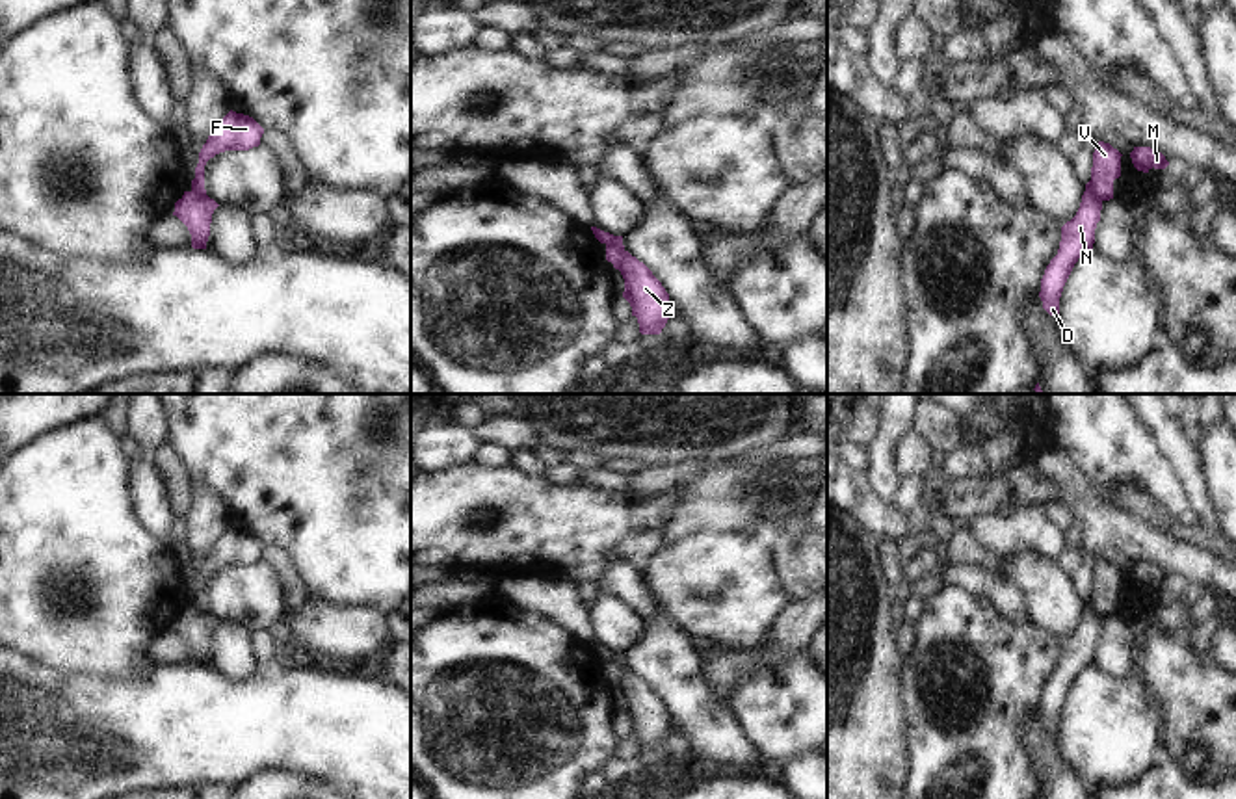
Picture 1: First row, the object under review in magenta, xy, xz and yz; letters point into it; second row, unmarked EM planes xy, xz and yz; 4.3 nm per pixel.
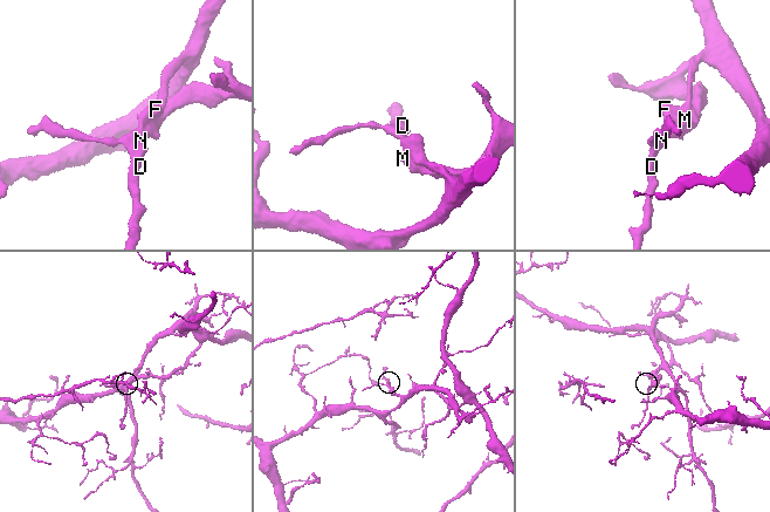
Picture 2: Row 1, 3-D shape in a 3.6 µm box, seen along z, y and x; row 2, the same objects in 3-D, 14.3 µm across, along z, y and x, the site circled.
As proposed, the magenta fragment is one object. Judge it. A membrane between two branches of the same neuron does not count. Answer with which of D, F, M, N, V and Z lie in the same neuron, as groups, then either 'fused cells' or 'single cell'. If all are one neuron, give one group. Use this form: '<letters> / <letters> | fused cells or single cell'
D M N Z / F V | fused cells

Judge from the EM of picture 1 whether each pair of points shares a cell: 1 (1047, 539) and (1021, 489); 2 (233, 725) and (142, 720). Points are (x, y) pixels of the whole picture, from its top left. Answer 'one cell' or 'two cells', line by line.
1: two cells
2: one cell

